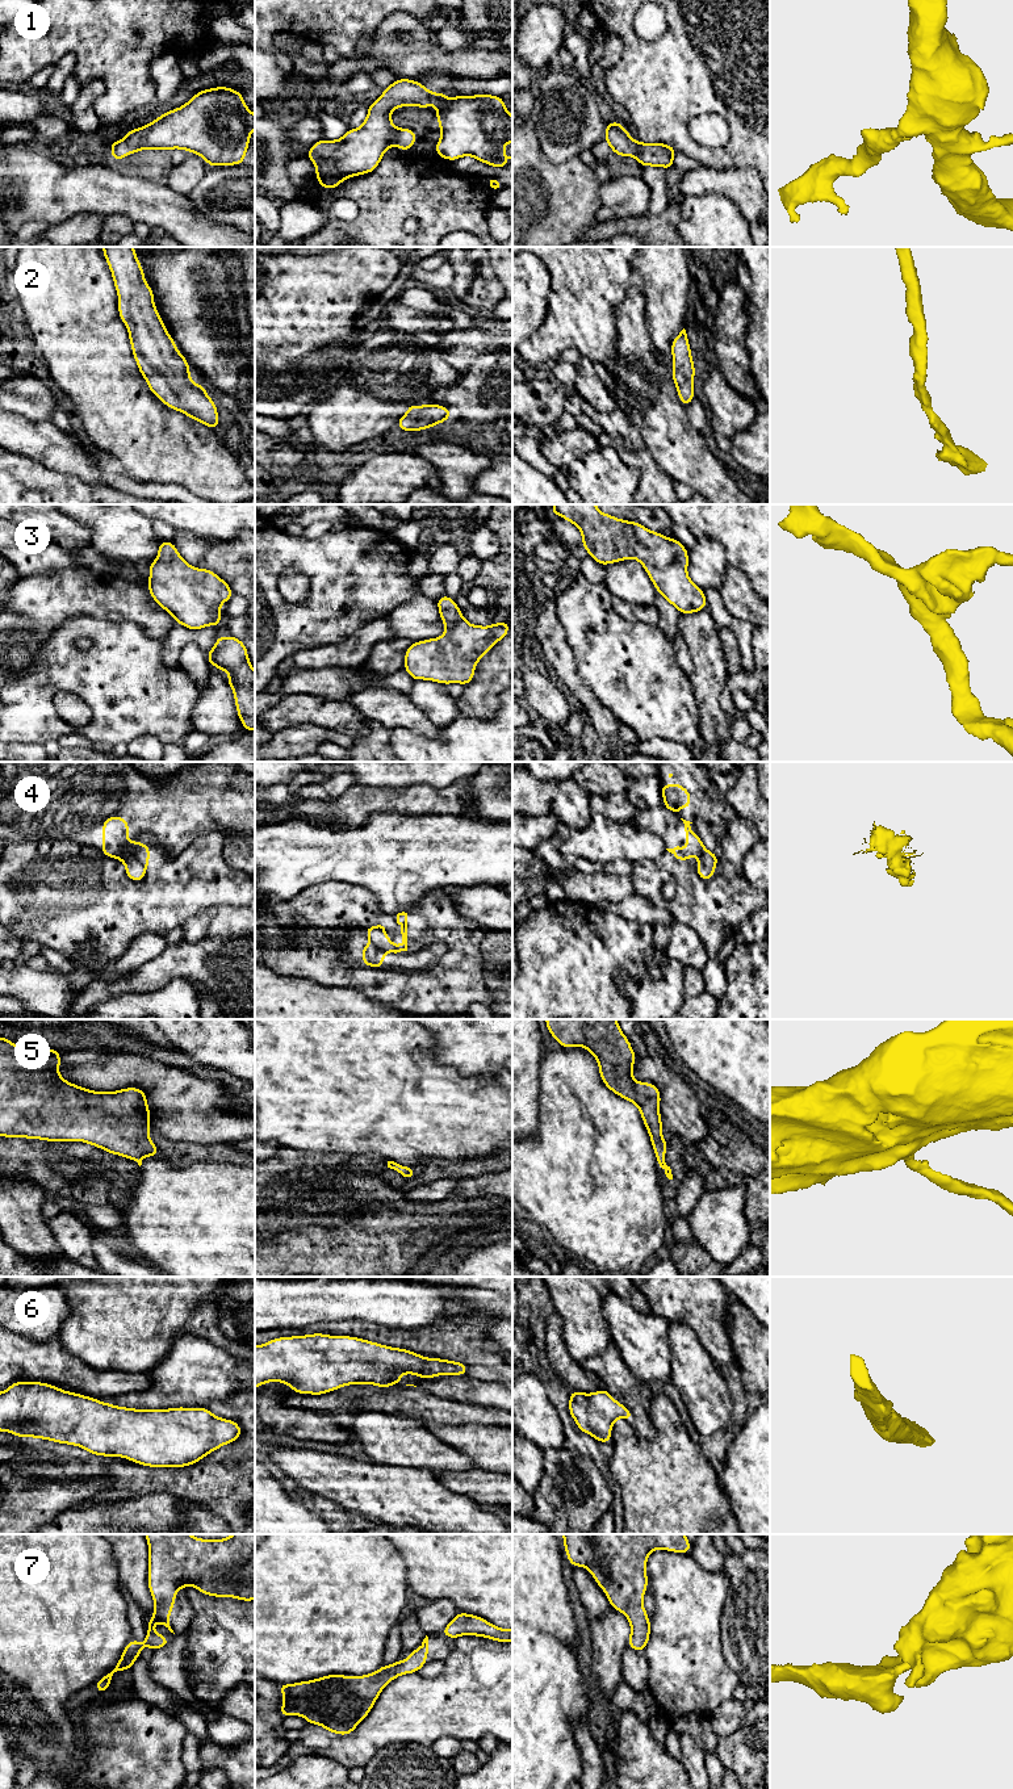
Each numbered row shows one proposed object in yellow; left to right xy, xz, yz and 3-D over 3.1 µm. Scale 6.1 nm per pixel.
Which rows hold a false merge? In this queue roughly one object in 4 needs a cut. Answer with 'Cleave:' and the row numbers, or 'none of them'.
Cleave: 4

